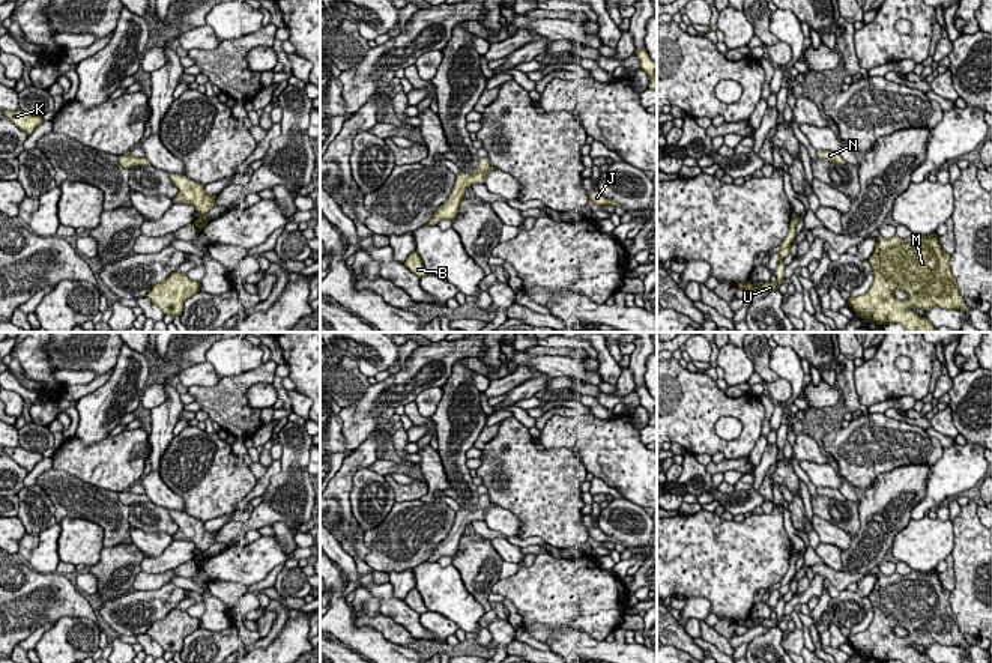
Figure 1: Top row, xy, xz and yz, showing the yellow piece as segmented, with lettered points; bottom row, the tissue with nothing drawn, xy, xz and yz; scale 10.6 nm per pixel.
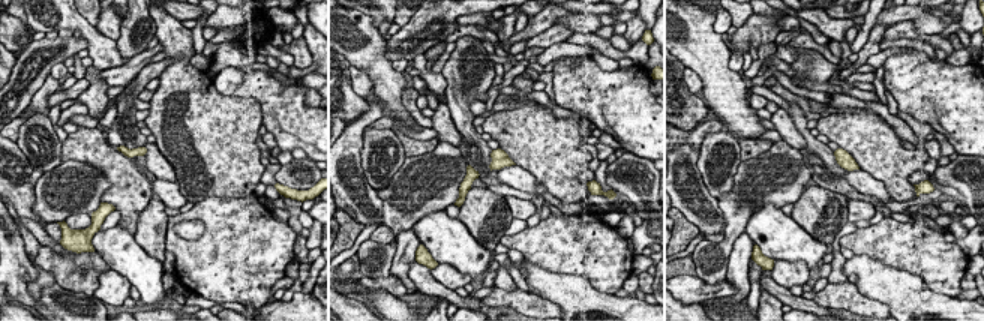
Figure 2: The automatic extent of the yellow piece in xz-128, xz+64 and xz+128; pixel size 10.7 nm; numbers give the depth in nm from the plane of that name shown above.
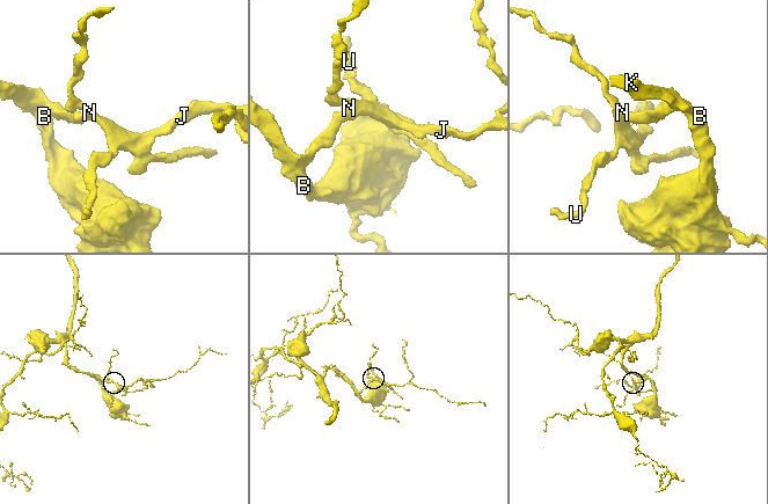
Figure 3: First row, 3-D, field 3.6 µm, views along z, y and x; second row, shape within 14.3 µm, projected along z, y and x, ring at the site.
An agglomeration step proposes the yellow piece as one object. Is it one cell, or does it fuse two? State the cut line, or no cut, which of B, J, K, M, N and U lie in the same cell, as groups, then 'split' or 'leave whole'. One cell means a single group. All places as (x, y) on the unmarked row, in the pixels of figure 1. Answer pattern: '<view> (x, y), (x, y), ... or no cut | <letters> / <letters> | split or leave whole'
no cut | B J K M N U | leave whole

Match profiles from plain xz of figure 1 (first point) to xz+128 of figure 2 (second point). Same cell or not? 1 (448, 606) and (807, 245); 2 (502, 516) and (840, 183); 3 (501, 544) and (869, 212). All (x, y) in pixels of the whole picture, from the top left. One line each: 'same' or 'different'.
1: same
2: different
3: same

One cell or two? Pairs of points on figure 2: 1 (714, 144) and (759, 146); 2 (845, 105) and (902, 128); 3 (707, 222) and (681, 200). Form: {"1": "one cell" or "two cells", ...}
{"1": "two cells", "2": "one cell", "3": "one cell"}

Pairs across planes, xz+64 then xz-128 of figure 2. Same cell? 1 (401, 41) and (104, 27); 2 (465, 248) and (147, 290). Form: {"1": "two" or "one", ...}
{"1": "one", "2": "one"}

